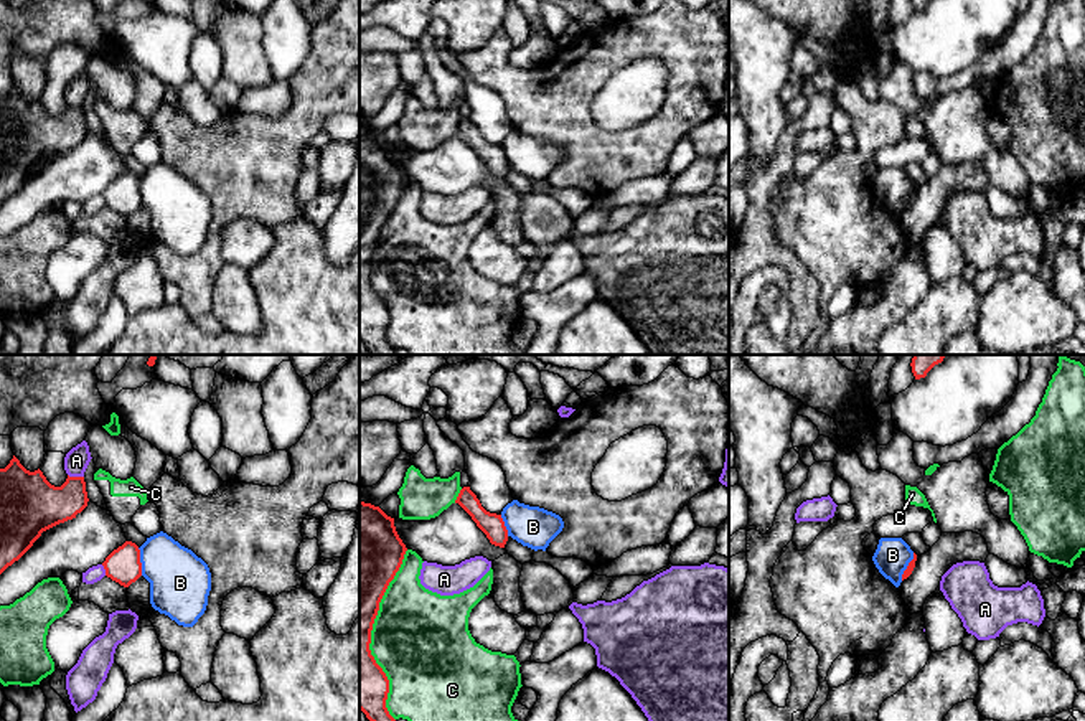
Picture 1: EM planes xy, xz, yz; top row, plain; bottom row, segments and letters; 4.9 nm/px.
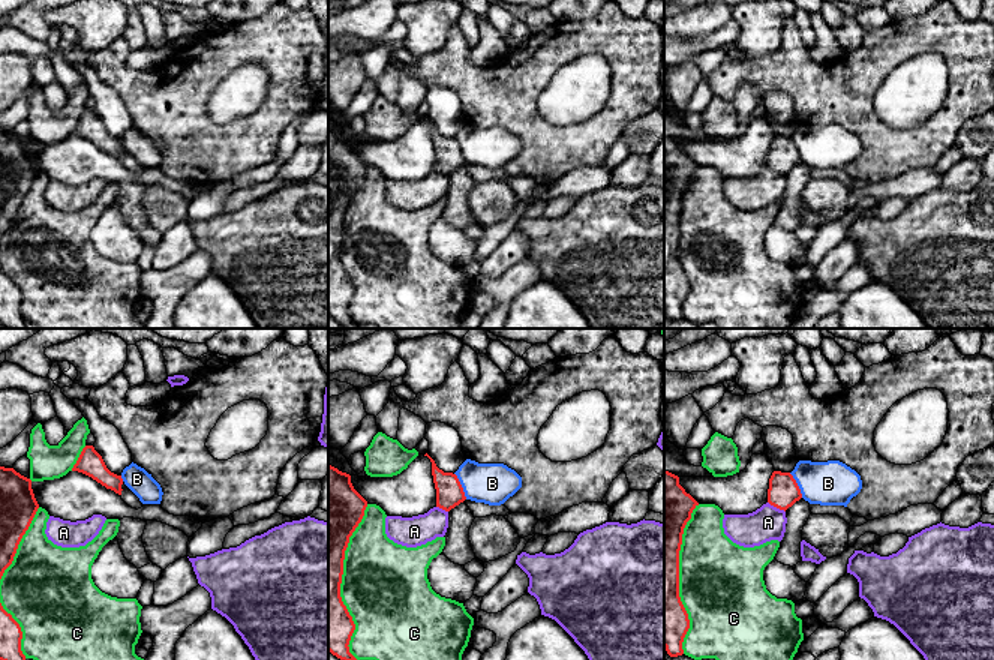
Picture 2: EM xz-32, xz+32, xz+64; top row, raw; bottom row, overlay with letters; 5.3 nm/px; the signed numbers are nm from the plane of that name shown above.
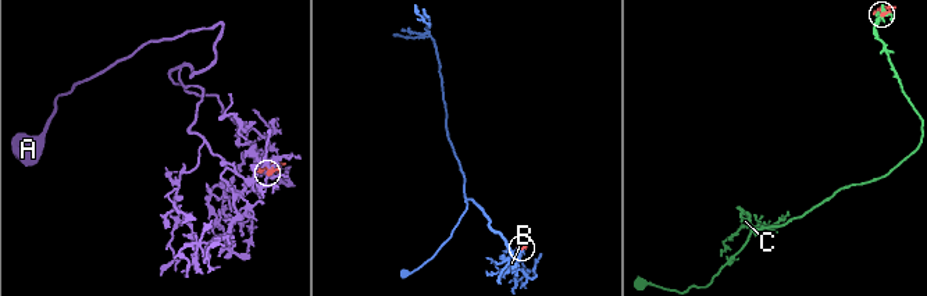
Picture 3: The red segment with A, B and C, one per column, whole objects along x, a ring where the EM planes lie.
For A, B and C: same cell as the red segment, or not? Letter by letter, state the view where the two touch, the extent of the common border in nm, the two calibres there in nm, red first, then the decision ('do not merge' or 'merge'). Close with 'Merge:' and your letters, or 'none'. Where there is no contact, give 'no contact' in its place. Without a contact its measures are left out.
A: meets red in xy; contact 80 nm long; 280 nm thick on the red side, 120 nm on the other; do not merge
B: meets red in xy; contact 140 nm long; 170 nm thick on the red side, 300 nm on the other; do not merge
C: meets red in xz; contact 850 nm long; 260 nm thick on the red side, 480 nm on the other; do not merge
Merge: none

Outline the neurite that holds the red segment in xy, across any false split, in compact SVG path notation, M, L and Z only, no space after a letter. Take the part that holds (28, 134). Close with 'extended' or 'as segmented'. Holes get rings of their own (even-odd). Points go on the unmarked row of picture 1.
M13 86L10 94L0 99L0 205L18 191L43 162L76 148L87 132L84 107L68 106L61 117L54 117L40 99L30 102Z; as segmented

